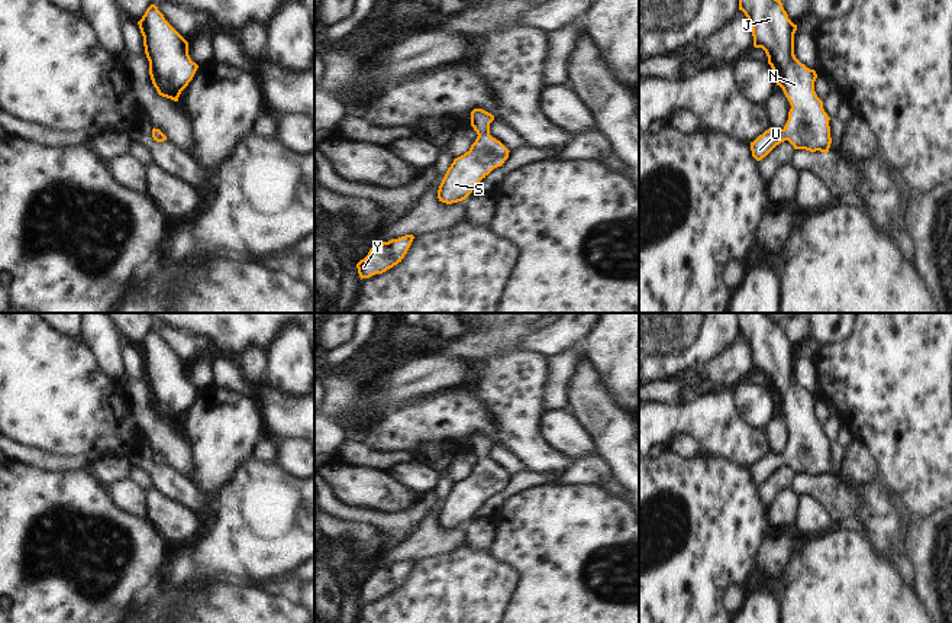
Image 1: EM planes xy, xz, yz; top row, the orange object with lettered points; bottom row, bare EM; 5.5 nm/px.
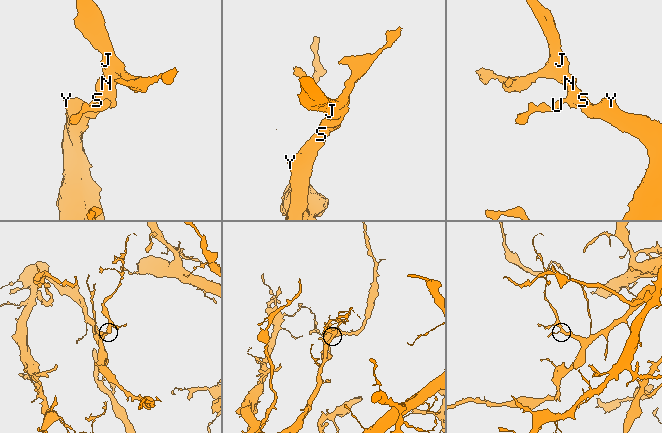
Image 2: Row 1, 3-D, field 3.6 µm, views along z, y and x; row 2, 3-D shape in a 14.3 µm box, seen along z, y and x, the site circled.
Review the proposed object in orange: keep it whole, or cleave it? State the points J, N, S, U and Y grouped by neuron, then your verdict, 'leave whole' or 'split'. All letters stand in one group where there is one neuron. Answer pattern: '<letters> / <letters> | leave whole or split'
J N S U Y | leave whole

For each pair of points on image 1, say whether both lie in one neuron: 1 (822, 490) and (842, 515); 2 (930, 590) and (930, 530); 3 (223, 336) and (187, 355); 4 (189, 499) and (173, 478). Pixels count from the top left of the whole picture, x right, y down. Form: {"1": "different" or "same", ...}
{"1": "same", "2": "same", "3": "different", "4": "same"}

